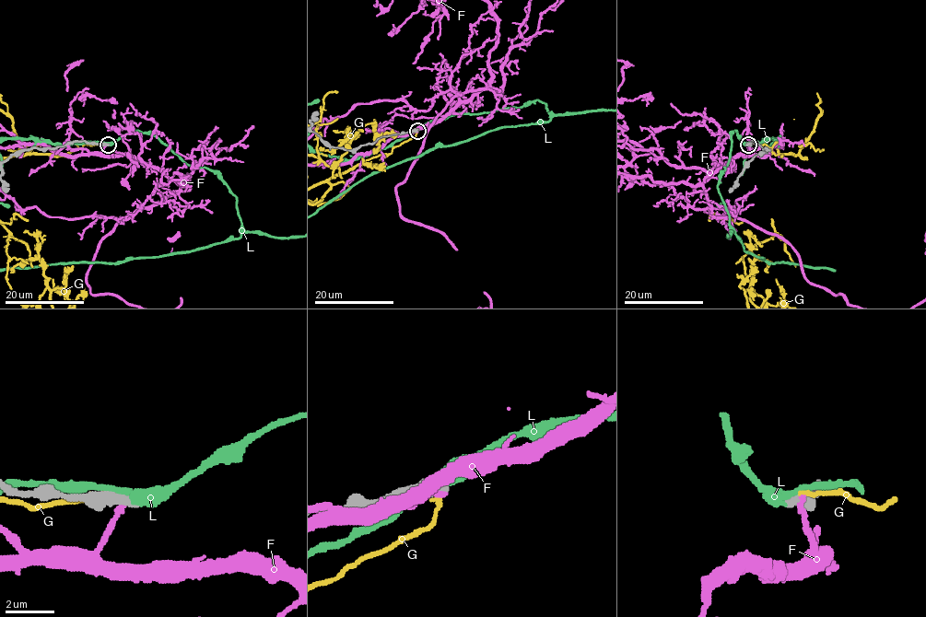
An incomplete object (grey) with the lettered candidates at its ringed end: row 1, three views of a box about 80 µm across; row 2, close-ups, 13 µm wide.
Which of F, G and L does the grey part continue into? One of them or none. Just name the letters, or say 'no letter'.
no letter

